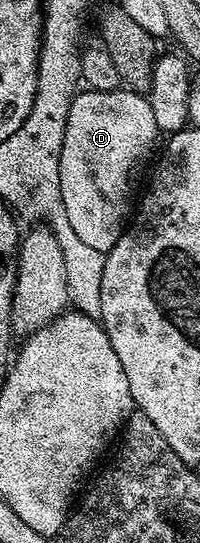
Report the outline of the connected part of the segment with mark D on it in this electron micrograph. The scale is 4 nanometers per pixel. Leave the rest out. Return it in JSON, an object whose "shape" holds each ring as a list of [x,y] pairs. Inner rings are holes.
{"shape":[[[82,90],[75,95],[68,110],[64,142],[60,150],[60,194],[64,202],[64,214],[68,214],[68,222],[84,246],[92,246],[92,250],[100,250],[104,254],[116,246],[132,212],[130,195],[134,192],[134,175],[149,158],[154,148],[154,139],[159,139],[159,136],[150,101],[141,92]]]}

